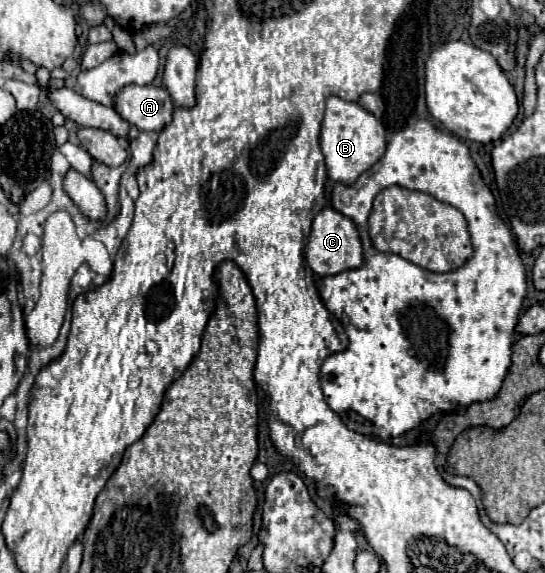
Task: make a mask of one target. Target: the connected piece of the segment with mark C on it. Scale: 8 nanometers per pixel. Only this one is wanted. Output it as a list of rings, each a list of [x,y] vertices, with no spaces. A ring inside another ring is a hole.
[[[331,207],[321,209],[313,219],[311,235],[309,235],[307,247],[305,247],[305,259],[311,267],[311,271],[319,277],[337,275],[341,271],[359,267],[363,263],[363,255],[361,255],[361,241],[359,241],[355,223]]]

